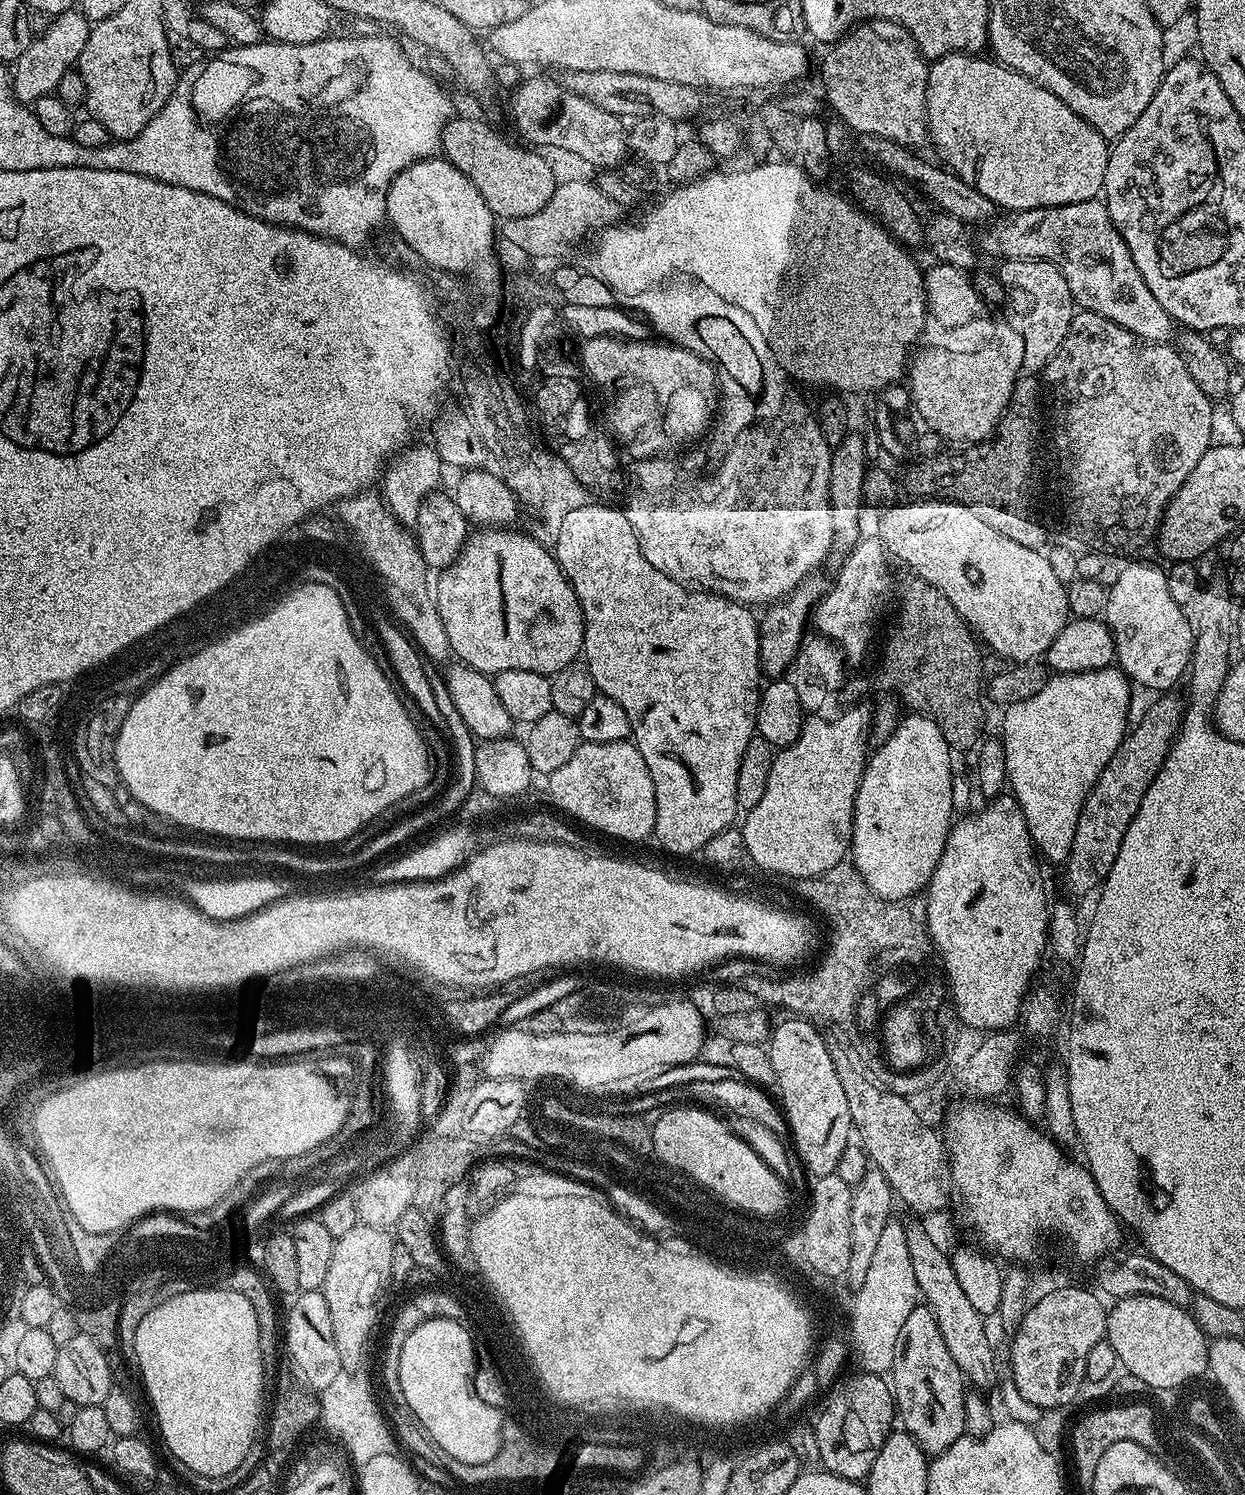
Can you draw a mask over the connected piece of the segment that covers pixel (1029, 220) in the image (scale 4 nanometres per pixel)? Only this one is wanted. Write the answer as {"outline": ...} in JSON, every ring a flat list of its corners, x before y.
{"outline":[[1103,199,1074,202,1066,206,1050,206,1035,208,1025,212,1013,212,997,218,983,229,978,236,978,248,988,256,1000,256,1006,260,1046,260,1057,267,1069,283,1070,294,1075,303,1085,312,1093,312,1134,334,1137,340,1149,344,1166,344,1173,339,1174,321,1166,310,1162,310,1162,302,1150,294,1150,286,1138,274,1138,266,1134,266,1134,258,1130,258,1130,250,1122,238,1122,234,1114,226,1108,213,1108,206]]}

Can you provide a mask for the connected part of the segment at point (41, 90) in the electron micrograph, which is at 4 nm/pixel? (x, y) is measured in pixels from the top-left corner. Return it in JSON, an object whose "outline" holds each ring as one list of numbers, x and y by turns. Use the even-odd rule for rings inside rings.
{"outline":[[75,9,53,17,48,30,32,40,26,52,12,66,12,91,20,103,33,104,42,96,51,95,63,74,68,72,81,56,82,48,89,37,91,23,84,14]]}

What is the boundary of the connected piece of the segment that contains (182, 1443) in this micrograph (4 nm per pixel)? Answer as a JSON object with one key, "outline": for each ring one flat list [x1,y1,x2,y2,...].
{"outline":[[198,1288,196,1291,178,1294,169,1301,162,1302,156,1309,150,1309,146,1318,138,1322,138,1334,134,1338,134,1359,140,1367,140,1376,144,1379,144,1388,148,1391,148,1400,156,1411,156,1424,160,1427,160,1436,164,1439,166,1447,172,1451,176,1460,185,1464,185,1469,194,1474,206,1474,207,1476,221,1476,230,1474,238,1462,242,1462,250,1446,256,1443,256,1434,260,1424,260,1364,262,1365,262,1353,260,1351,260,1327,258,1318,254,1314,254,1306,242,1298,242,1294,227,1292,216,1288]]}

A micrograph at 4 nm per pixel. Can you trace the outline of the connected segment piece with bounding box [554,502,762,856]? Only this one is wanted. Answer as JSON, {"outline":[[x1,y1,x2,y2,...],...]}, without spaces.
{"outline":[[587,502,584,506,579,506,563,519,562,526,559,528,558,540,554,547,554,555,560,569,566,574,566,578,570,582,570,586,574,590,574,594,580,603,580,609,584,615,584,646,582,649,582,662,590,670,590,674,594,678,599,695,614,698,614,702,618,702,618,706,622,706,622,710,626,710,626,714,630,718,630,726,632,727,631,739,636,745,636,749,642,754,642,758,646,758,646,766,650,770,650,778,654,782,654,798,656,799,656,827,654,829,655,839,660,839,660,844,668,852,673,852,676,856,688,856,699,853,702,846,706,846,706,842,710,842,710,838,714,838,714,834,718,834,722,830,726,830,733,823,732,820,738,815,736,806,736,783,738,782,738,762,742,762,742,753,746,751,746,742,750,742,753,736,757,735,756,730,756,711,758,710,758,702,762,691,762,669,760,666,760,625,758,616,755,616,753,609,746,604,740,604,736,600,727,600,724,596,718,596,715,592,706,592,688,587,687,584,679,584,674,582,674,578,666,578,666,574,662,574,662,570,654,570,654,566,650,566,650,562,646,562,646,558,642,558,640,547,636,545,636,535,630,526,630,522,626,518,623,507,611,508,610,505,604,504,608,502]]}

